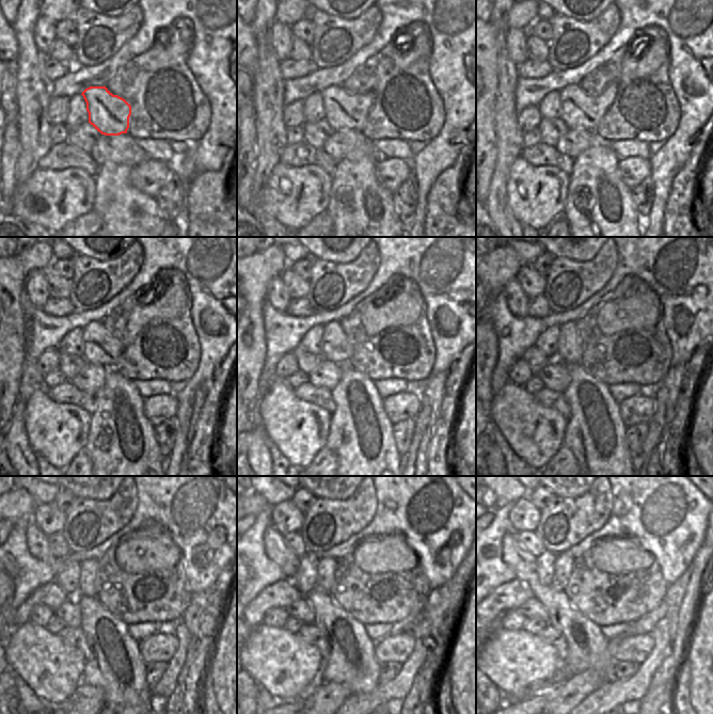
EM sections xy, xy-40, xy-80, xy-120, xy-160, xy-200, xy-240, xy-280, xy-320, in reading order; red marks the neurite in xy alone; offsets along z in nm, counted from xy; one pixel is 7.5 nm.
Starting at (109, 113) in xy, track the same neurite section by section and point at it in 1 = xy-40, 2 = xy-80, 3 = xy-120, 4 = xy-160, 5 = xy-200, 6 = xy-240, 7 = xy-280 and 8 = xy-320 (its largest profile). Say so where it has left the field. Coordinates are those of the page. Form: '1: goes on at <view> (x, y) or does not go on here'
1: goes on at xy-40 (343, 110)
2: goes on at xy-80 (577, 110)
3: goes on at xy-120 (100, 348)
4: goes on at xy-160 (335, 347)
5: goes on at xy-200 (569, 342)
6: goes on at xy-240 (88, 568)
7: goes on at xy-280 (326, 567)
8: goes on at xy-320 (564, 564)

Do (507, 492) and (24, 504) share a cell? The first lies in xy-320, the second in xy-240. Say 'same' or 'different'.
different

